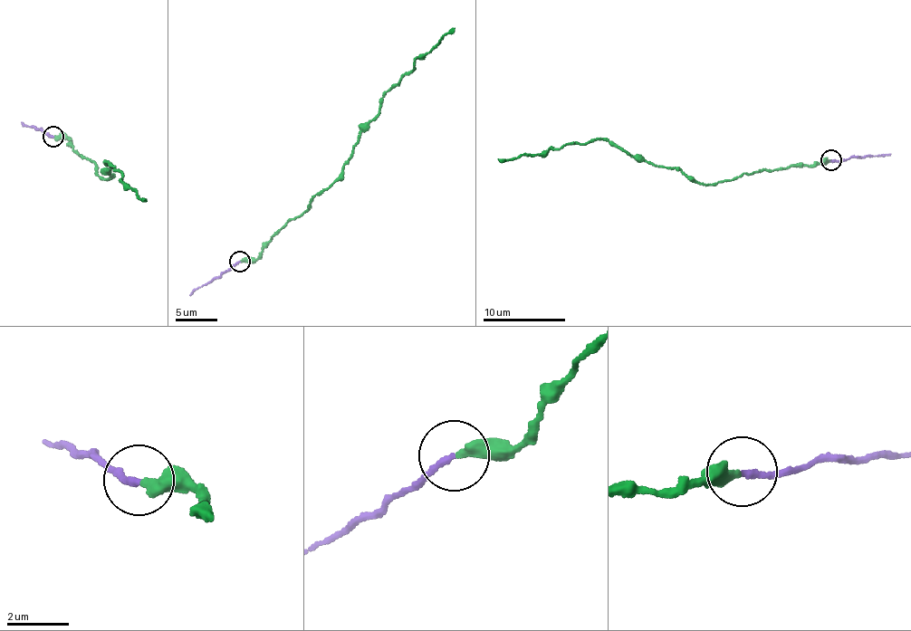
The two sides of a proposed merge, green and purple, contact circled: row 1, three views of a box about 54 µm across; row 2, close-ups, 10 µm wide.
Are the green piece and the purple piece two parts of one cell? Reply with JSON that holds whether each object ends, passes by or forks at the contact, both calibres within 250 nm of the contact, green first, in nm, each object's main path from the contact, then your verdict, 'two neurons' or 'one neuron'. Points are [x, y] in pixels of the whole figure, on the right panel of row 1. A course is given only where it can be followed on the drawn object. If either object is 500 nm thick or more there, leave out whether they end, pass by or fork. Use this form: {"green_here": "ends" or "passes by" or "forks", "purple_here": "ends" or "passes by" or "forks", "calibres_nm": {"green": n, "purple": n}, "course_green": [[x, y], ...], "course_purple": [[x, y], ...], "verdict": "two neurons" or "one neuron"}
{"green_here": "ends", "purple_here": "ends", "calibres_nm": {"green": 360, "purple": 200}, "course_green": [[831, 161], [741, 174], [705, 185], [674, 167], [639, 160], [602, 138], [512, 159], [497, 159]], "course_purple": [[831, 161], [890, 154]], "verdict": "two neurons"}

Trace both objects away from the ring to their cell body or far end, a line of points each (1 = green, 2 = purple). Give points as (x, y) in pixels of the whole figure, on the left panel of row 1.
1: (53, 137), (66, 138), (107, 180), (111, 166), (106, 161), (144, 199)
2: (53, 137), (22, 122)

